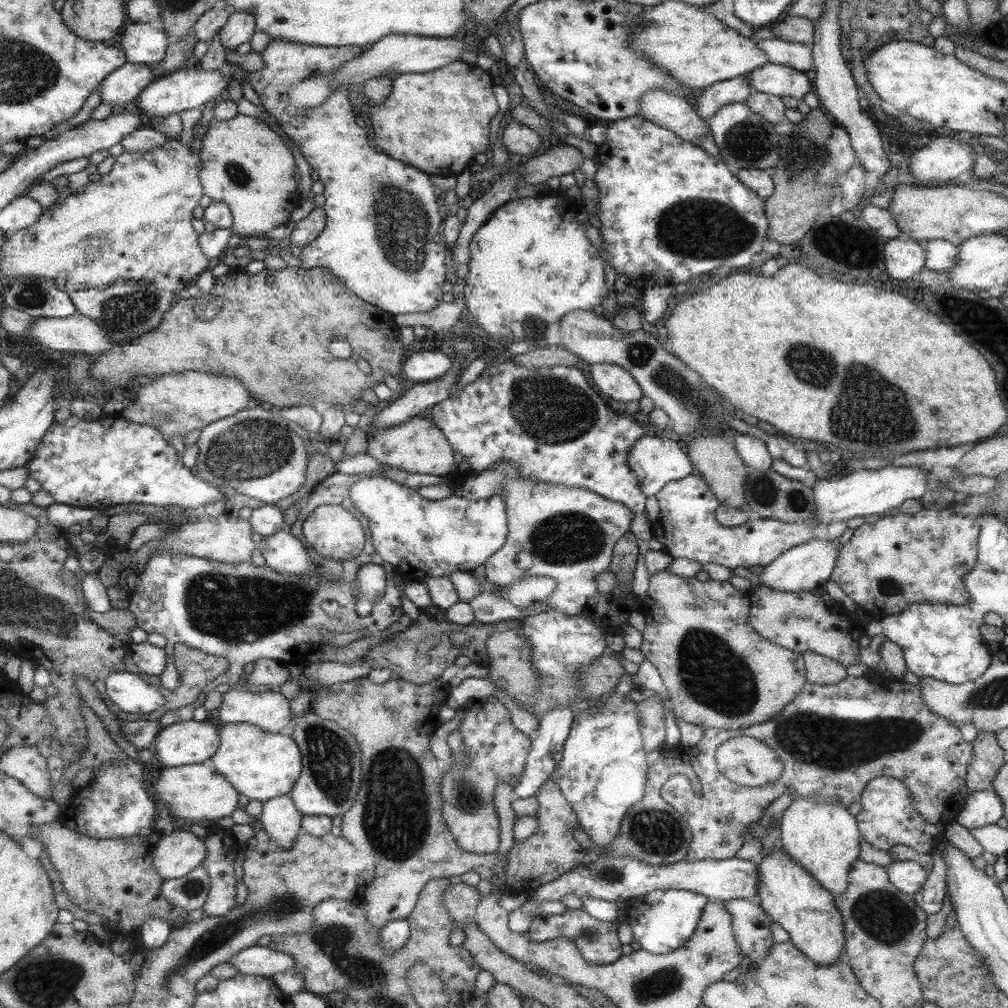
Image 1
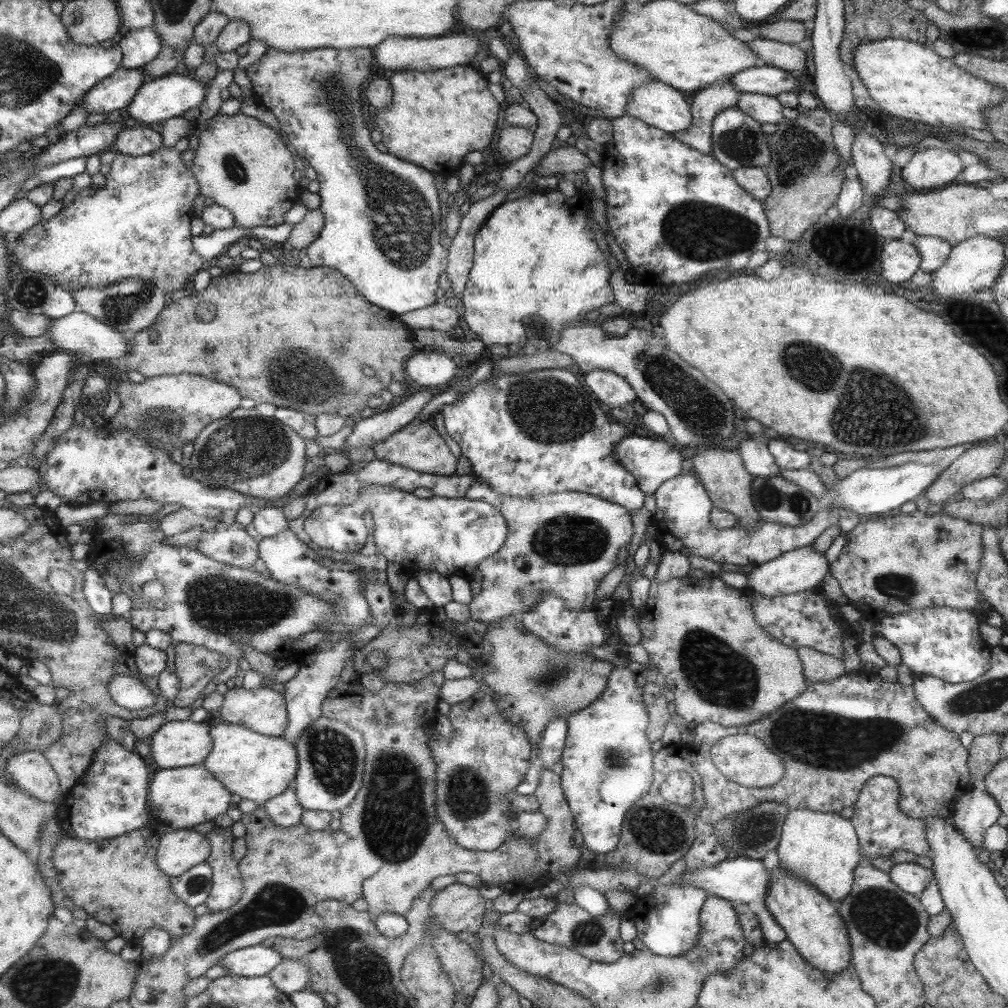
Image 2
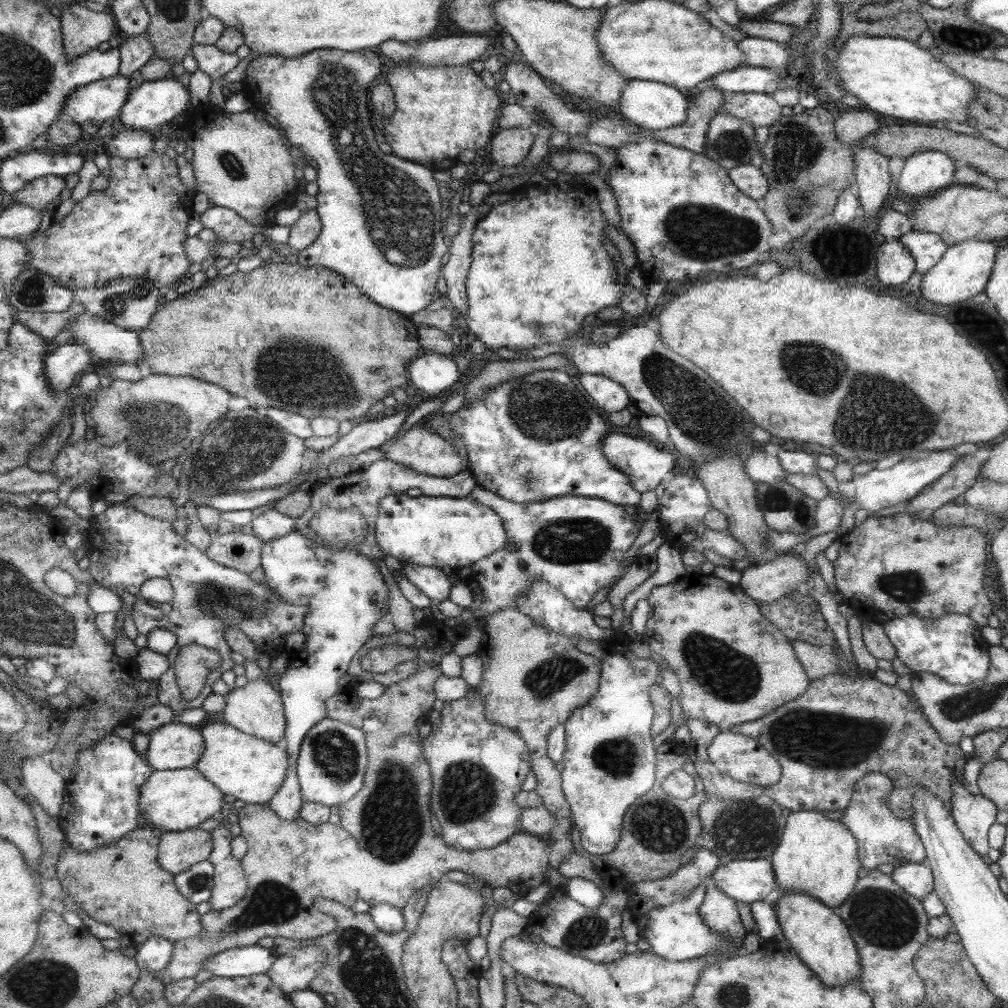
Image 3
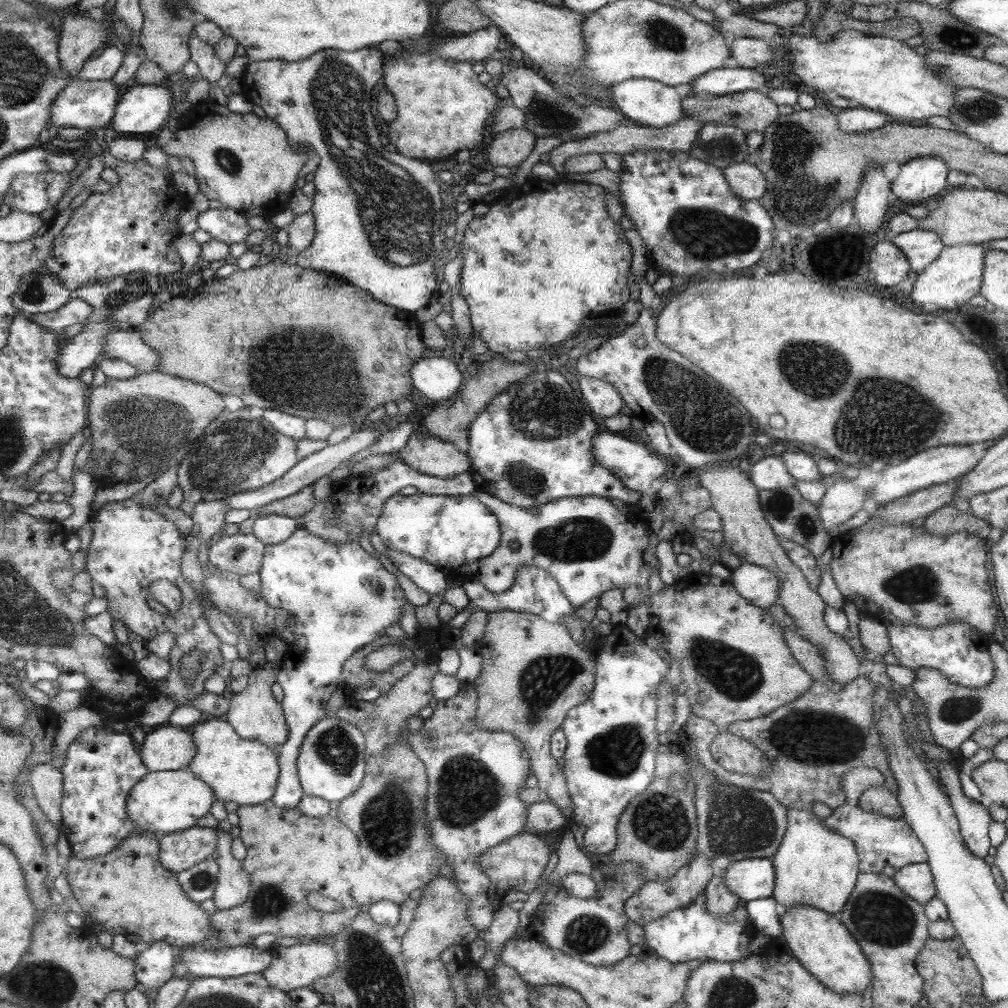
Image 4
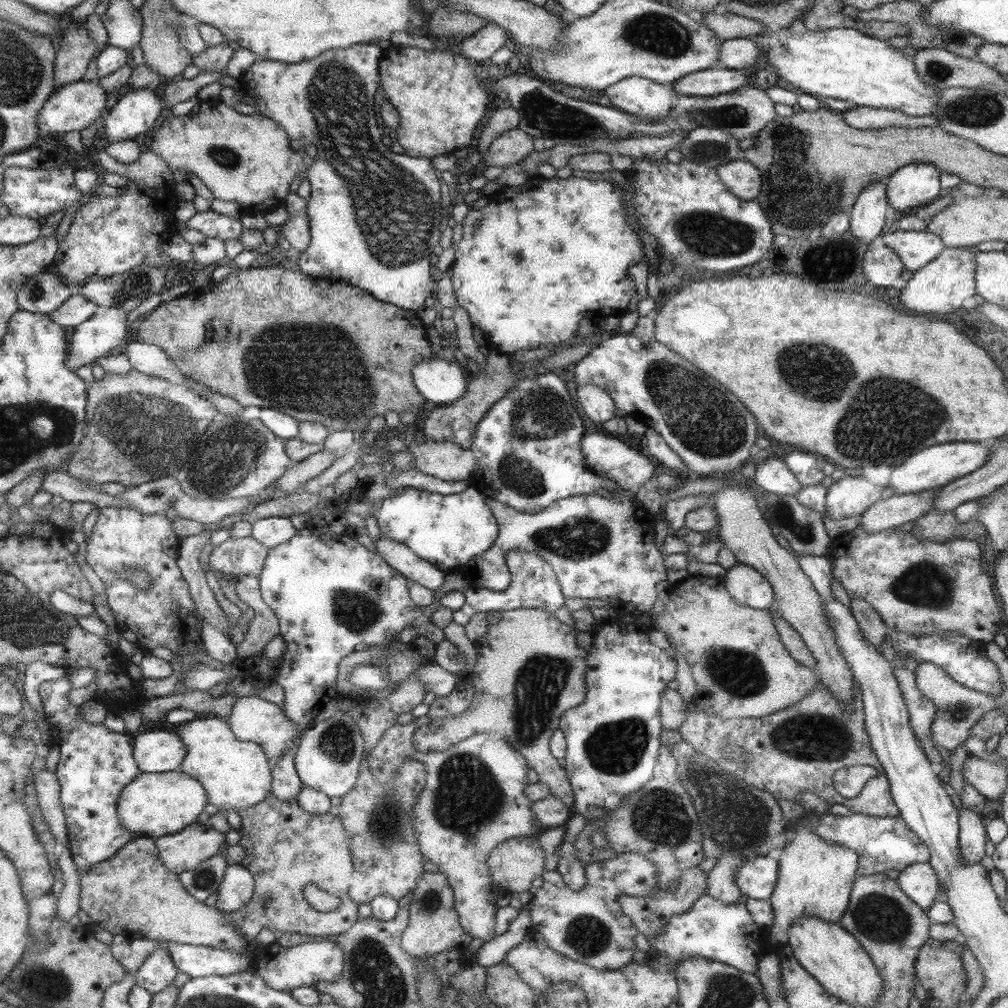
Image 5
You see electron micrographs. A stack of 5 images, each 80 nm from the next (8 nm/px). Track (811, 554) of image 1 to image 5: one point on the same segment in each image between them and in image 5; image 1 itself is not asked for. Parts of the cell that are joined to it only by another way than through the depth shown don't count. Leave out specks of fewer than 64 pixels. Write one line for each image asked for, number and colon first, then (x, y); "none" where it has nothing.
2: (802, 569)
3: (767, 582)
4: (759, 586)
5: (747, 586)

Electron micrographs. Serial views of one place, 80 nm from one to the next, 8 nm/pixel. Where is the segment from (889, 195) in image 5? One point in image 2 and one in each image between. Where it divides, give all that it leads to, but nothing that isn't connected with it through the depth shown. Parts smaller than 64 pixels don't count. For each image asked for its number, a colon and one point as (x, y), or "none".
2: (929, 169)
3: (924, 173)
4: (923, 179)

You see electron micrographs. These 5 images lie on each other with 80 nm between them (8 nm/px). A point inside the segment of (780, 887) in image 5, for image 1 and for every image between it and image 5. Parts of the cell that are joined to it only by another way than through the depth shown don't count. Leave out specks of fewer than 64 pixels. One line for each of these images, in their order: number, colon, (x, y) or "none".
1: (820, 837)
2: (821, 848)
3: (818, 856)
4: (815, 866)

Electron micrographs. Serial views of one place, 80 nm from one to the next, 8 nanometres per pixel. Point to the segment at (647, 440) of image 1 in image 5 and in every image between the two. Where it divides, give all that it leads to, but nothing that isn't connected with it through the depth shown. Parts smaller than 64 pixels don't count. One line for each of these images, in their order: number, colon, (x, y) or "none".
2: (651, 463)
3: (643, 464)
4: (630, 462)
5: (612, 460)

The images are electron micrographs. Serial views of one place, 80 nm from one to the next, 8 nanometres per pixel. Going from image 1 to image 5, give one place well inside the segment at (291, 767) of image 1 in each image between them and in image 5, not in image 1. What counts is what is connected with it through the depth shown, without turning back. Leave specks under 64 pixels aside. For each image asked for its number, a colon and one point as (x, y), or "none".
2: (253, 766)
3: (243, 766)
4: (246, 772)
5: (236, 774)

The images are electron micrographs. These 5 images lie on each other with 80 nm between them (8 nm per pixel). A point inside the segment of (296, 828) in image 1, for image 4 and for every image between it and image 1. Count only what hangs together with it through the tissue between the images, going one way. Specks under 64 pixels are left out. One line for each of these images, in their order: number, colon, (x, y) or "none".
2: (284, 810)
3: (345, 593)
4: (339, 598)

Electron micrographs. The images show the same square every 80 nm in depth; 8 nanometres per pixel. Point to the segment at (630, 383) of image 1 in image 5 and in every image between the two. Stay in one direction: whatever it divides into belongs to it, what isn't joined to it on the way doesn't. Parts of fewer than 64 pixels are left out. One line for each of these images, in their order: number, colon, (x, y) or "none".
2: (610, 388)
3: (608, 396)
4: (603, 400)
5: (597, 406)

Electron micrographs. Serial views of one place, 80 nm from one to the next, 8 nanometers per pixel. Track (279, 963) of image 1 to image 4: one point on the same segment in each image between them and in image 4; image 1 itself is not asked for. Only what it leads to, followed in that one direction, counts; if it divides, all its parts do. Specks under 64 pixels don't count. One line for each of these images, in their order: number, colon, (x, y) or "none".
2: (252, 961)
3: (241, 962)
4: (231, 962)

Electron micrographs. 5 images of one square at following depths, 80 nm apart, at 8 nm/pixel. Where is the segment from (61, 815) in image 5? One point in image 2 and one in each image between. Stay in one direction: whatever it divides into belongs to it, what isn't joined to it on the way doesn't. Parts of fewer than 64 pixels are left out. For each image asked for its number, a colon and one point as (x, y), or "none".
2: (33, 773)
3: (47, 786)
4: (47, 781)

